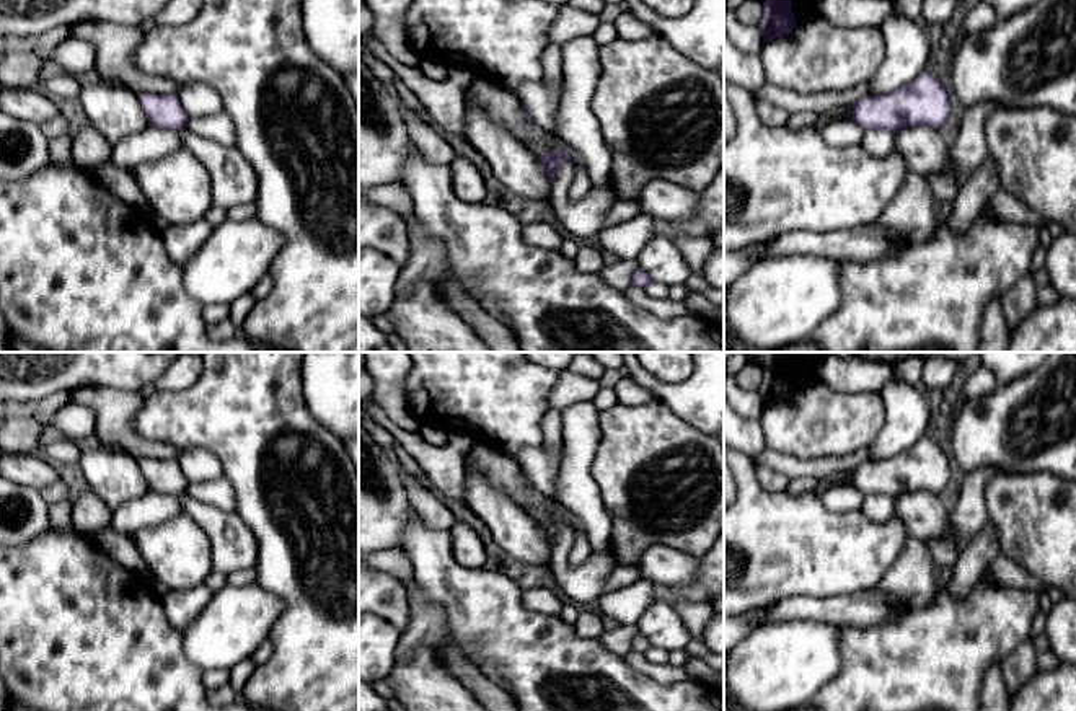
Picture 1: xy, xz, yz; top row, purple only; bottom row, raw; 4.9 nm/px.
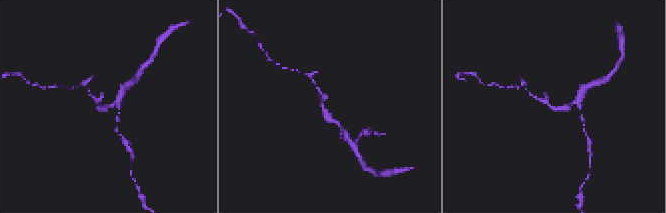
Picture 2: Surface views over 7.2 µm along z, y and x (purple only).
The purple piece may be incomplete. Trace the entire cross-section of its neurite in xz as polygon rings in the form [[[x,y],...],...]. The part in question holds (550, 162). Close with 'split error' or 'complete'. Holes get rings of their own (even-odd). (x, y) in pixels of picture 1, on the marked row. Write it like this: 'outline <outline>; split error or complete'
outline [[[553,148],[549,153],[536,153],[536,157],[541,166],[545,168],[546,176],[551,181],[551,186],[554,183],[554,173],[558,170],[558,165],[571,161],[571,155],[562,148]]]; complete

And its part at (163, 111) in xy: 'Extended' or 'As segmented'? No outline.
As segmented

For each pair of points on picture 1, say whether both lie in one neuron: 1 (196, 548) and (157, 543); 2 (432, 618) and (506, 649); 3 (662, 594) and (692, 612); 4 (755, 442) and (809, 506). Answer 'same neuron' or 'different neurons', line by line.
1: same neuron
2: different neurons
3: same neuron
4: different neurons

